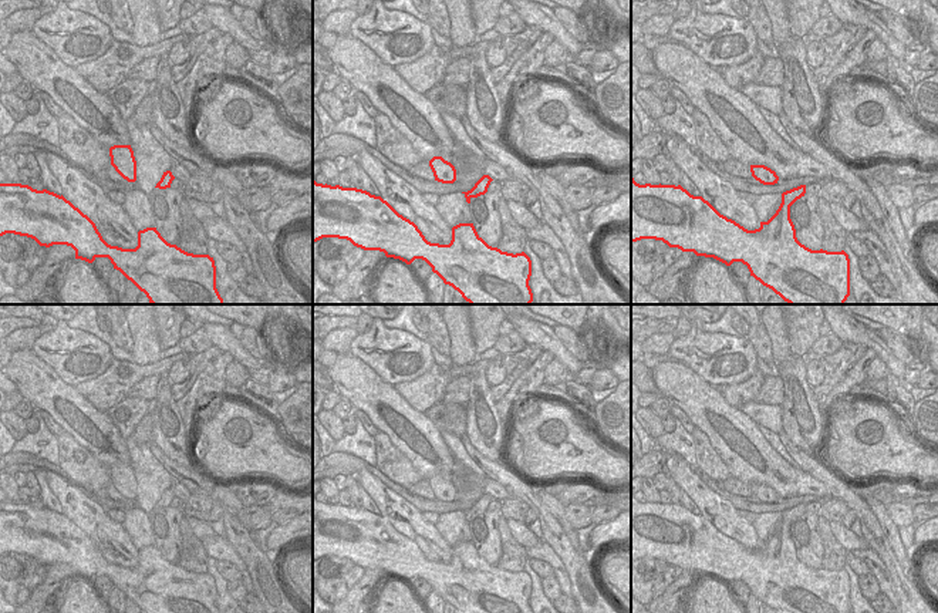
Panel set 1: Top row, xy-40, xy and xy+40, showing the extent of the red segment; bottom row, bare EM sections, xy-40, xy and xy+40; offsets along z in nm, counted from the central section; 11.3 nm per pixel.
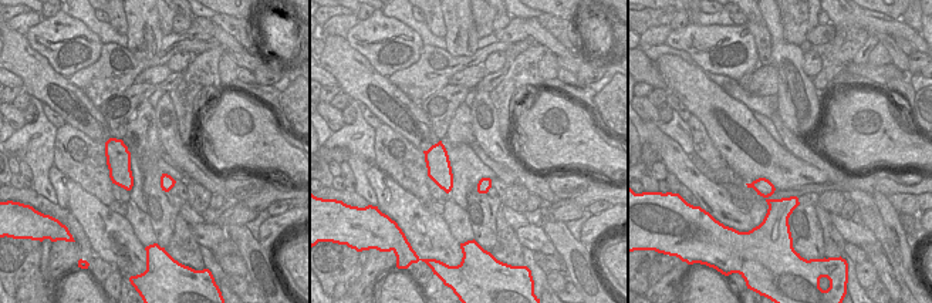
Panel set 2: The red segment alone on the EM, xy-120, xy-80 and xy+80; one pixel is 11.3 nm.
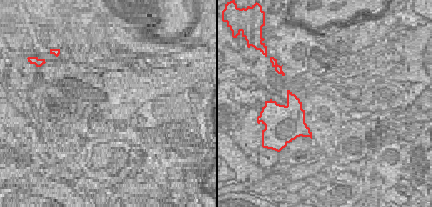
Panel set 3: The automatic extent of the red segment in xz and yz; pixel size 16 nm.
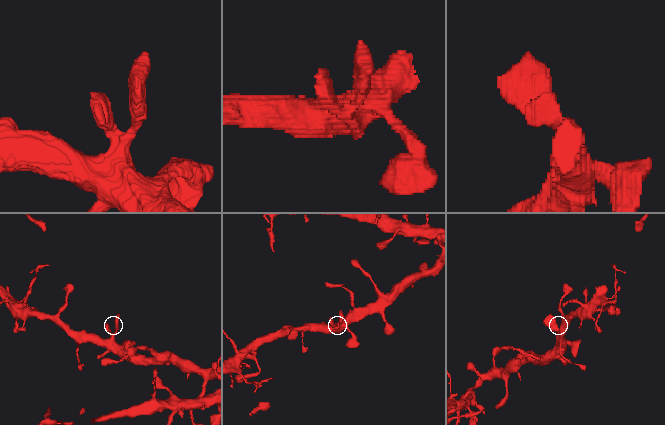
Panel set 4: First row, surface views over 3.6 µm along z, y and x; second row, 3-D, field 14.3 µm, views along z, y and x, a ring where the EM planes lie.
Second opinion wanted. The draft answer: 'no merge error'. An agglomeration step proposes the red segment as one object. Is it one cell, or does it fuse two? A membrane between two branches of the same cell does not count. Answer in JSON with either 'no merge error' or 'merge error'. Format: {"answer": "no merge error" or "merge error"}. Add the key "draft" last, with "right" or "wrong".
{"answer": "no merge error", "draft": "right"}

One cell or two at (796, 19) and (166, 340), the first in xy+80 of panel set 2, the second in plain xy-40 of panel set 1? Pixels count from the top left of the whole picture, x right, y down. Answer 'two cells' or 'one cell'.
one cell

